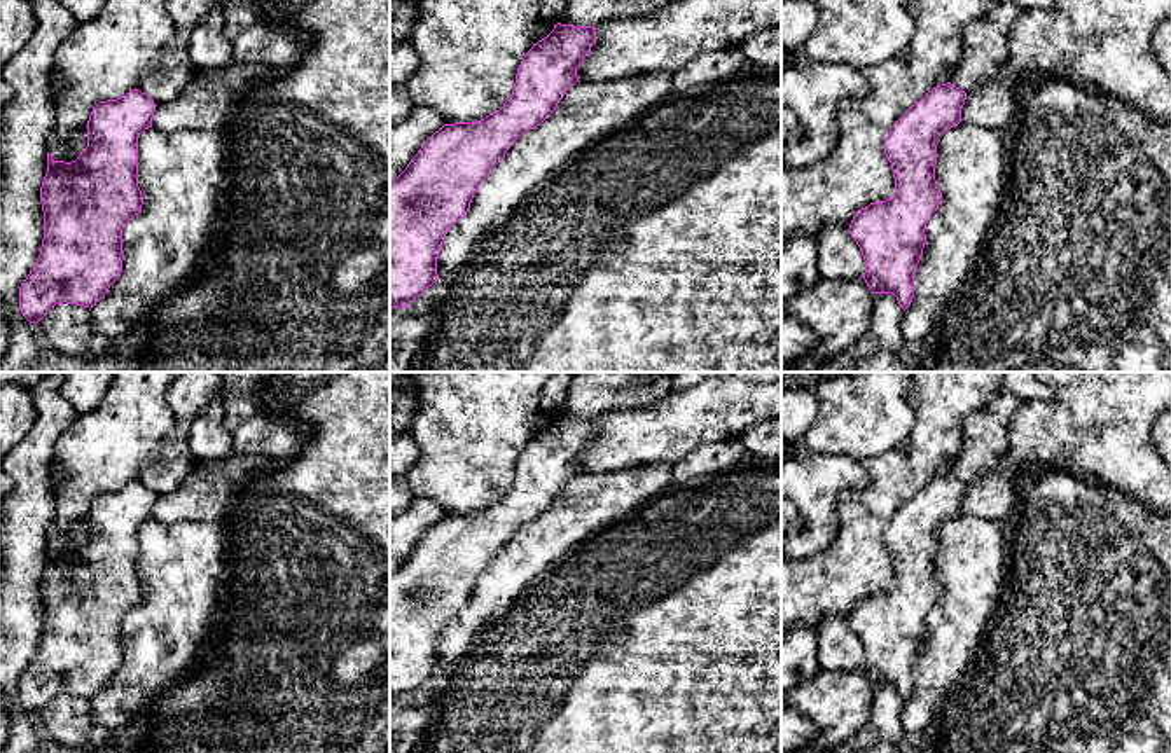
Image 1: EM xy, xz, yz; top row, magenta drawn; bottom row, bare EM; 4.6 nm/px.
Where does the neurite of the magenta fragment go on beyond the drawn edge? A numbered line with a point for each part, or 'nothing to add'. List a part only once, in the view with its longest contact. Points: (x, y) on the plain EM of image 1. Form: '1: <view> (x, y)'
nothing to add

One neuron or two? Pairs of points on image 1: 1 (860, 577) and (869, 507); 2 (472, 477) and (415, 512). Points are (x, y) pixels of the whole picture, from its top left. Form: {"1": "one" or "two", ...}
{"1": "one", "2": "two"}

